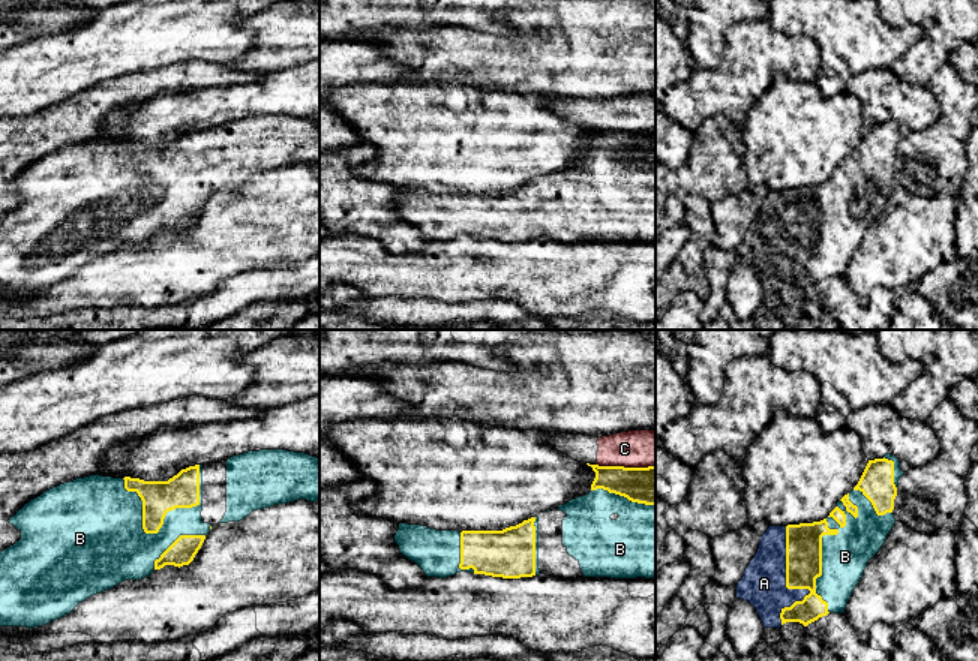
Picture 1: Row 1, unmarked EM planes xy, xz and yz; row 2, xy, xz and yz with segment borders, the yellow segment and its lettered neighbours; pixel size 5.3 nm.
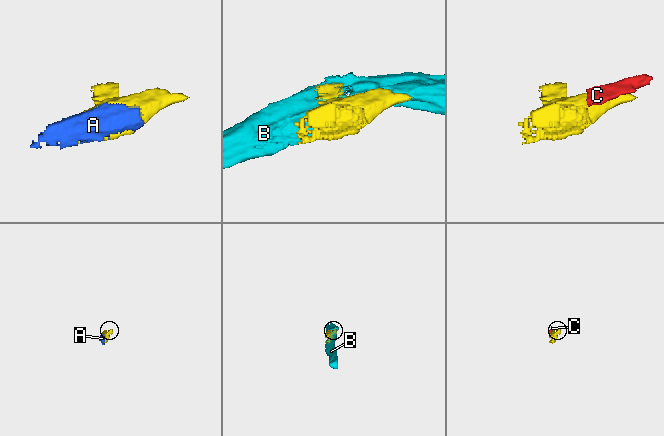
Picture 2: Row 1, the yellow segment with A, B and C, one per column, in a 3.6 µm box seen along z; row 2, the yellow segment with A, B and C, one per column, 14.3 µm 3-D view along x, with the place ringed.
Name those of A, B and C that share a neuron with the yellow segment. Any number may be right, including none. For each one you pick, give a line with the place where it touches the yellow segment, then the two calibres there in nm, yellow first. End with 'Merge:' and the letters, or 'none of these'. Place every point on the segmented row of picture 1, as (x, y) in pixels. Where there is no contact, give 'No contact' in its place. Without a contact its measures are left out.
A: Touches yellow at yz (789, 588). Thickness 190 nm (yellow) against 240 nm
B: Touches yellow at yz (821, 541). Thickness 190 nm (yellow) against 240 nm
Merge: A, B

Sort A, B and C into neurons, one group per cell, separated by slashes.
A B / C

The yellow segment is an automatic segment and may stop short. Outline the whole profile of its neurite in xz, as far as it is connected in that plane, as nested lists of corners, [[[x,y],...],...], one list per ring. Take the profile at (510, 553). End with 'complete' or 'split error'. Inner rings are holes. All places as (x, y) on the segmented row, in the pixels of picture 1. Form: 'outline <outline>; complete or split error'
outline [[[603,489],[591,490],[502,531],[436,531],[399,523],[394,541],[400,553],[416,562],[428,577],[446,579],[466,571],[502,579],[538,574],[566,580],[656,579],[656,505],[632,502]]]; split error

